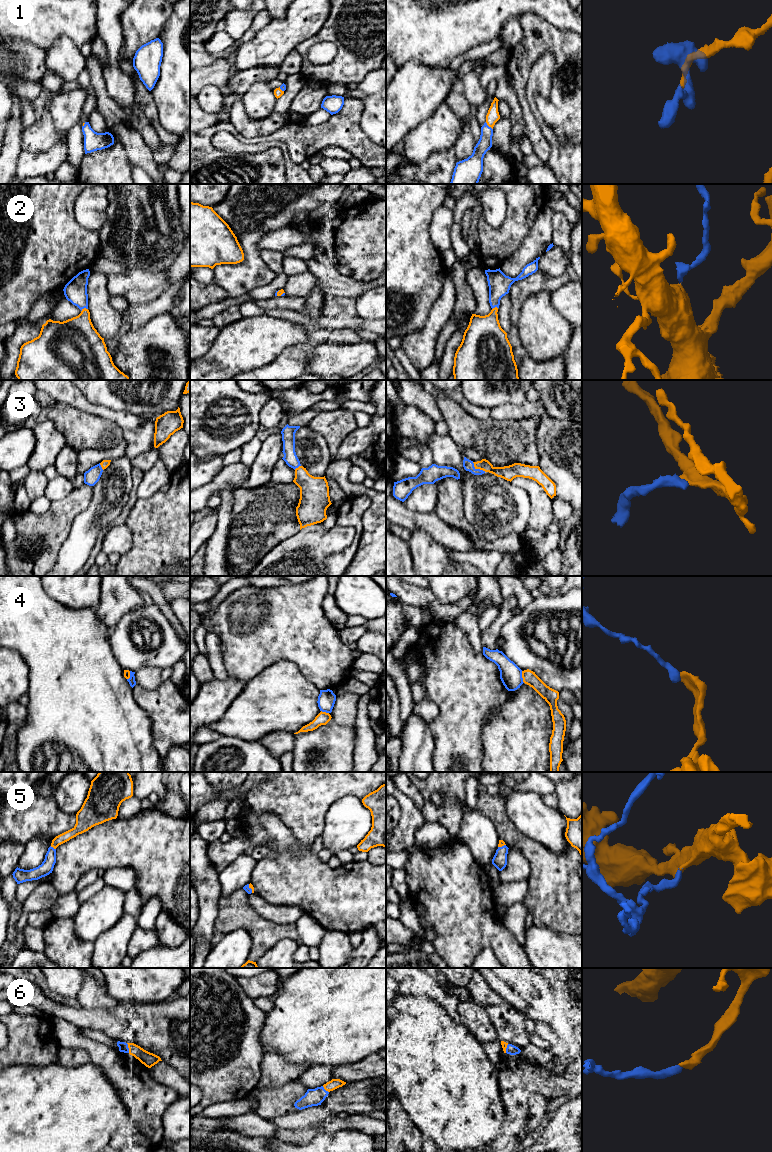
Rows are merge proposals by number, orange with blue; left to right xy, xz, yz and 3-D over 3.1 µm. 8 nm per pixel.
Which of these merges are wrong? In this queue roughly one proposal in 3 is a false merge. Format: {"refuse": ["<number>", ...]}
{"refuse": ["4"]}

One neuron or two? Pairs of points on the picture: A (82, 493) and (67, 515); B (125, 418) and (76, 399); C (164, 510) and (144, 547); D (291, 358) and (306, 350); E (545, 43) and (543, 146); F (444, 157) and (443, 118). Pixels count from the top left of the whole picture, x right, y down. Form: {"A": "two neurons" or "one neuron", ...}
{"A": "one neuron", "B": "one neuron", "C": "one neuron", "D": "one neuron", "E": "one neuron", "F": "two neurons"}

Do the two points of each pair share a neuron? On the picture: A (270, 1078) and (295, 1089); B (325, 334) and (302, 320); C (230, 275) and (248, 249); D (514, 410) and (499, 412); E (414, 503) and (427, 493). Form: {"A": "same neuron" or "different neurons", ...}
{"A": "different neurons", "B": "different neurons", "C": "same neuron", "D": "same neuron", "E": "same neuron"}

